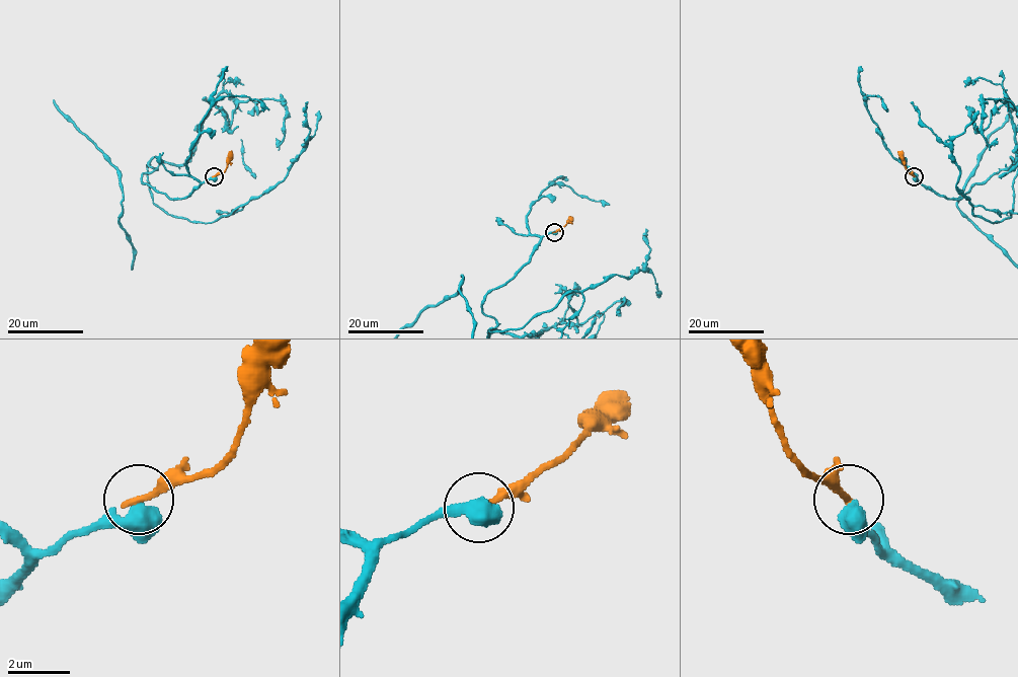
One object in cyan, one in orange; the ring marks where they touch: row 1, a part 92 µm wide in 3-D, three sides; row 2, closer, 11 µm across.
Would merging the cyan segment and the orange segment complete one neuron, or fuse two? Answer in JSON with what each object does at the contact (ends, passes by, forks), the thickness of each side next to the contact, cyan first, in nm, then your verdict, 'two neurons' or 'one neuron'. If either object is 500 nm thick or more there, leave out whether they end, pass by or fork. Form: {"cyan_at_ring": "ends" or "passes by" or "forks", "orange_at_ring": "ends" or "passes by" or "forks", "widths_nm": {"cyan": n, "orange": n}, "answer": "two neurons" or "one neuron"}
{"cyan_at_ring": "passes by", "orange_at_ring": "ends", "widths_nm": {"cyan": 480, "orange": 240}, "answer": "one neuron"}

